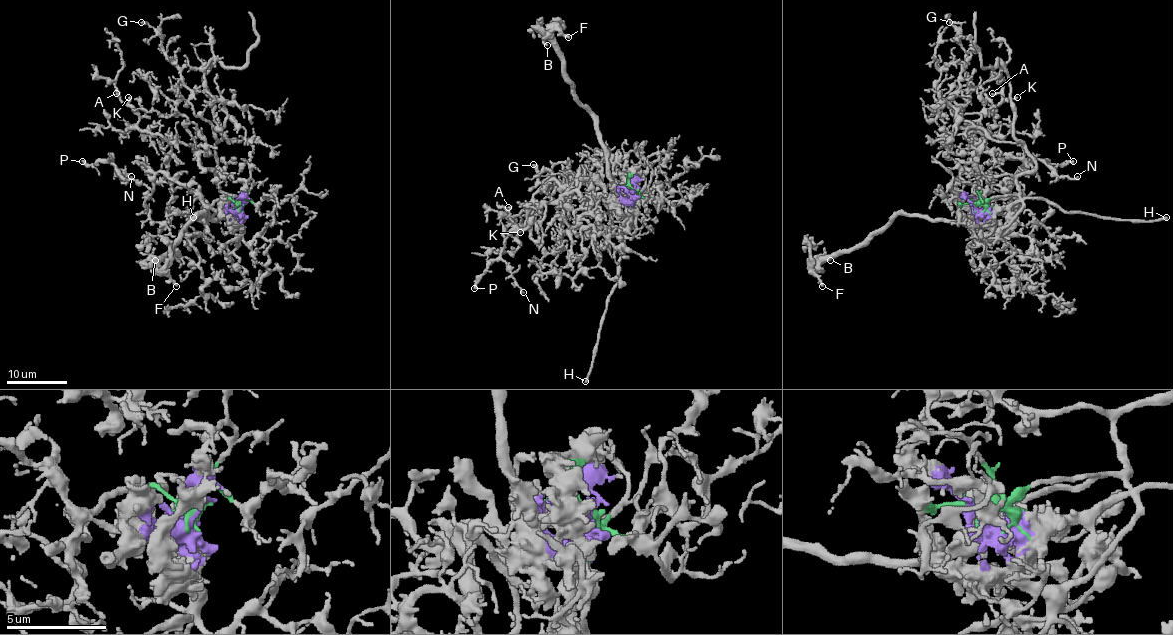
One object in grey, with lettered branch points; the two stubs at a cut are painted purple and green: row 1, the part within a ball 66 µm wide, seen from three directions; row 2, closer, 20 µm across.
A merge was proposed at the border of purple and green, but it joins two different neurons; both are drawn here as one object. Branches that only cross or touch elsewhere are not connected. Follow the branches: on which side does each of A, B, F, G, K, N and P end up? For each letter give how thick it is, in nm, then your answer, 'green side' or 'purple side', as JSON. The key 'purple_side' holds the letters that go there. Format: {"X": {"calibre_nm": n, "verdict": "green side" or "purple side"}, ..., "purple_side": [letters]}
{"A": {"calibre_nm": 200, "verdict": "green side"}, "B": {"calibre_nm": 200, "verdict": "purple side"}, "F": {"calibre_nm": 240, "verdict": "purple side"}, "G": {"calibre_nm": 240, "verdict": "green side"}, "K": {"calibre_nm": 170, "verdict": "green side"}, "N": {"calibre_nm": 200, "verdict": "green side"}, "P": {"calibre_nm": 170, "verdict": "green side"}, "purple_side": ["B", "F"]}

